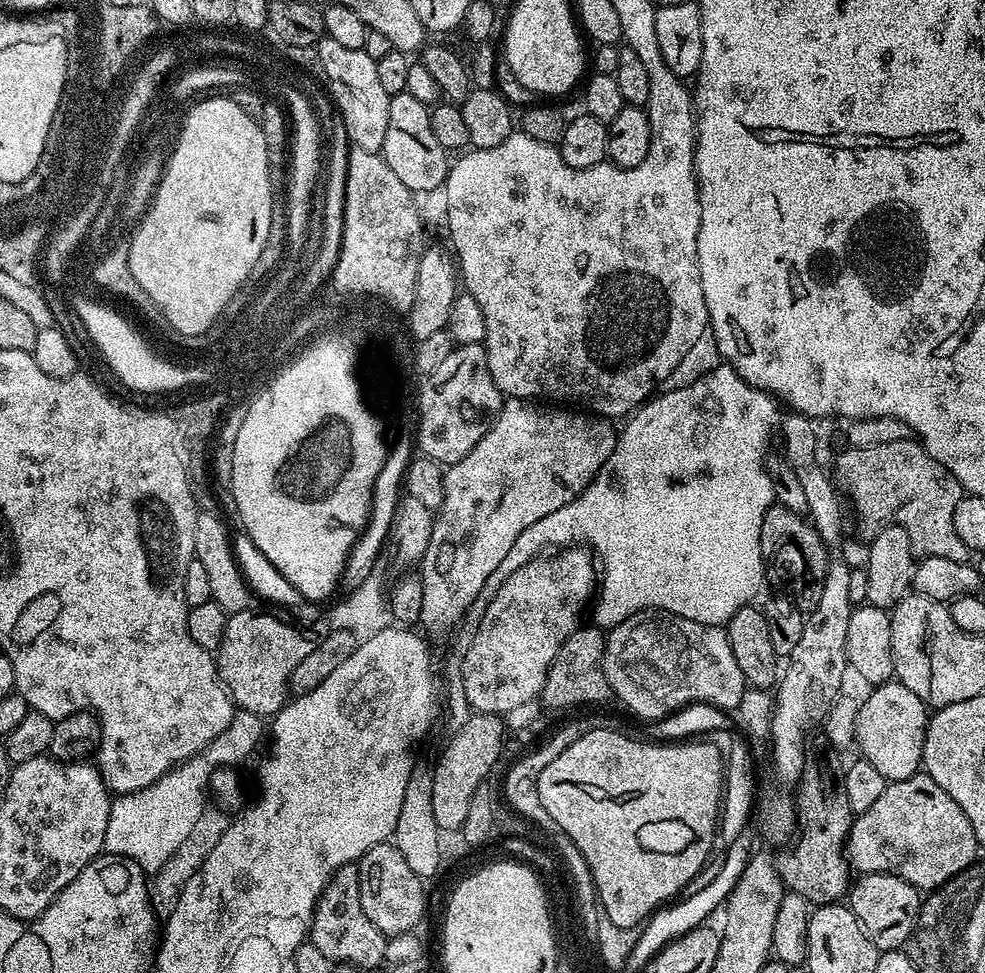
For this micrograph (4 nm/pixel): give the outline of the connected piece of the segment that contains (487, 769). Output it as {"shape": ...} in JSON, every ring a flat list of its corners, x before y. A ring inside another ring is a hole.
{"shape":[[477,712,469,721,451,733,448,745,440,752,432,768,432,785,434,786,434,822,438,822,441,833,459,833,466,822,470,802,474,799,474,790,489,779,492,767,504,748,505,721,499,715,490,712]]}

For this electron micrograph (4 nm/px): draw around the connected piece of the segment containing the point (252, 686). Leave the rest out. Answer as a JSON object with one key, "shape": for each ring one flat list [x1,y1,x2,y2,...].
{"shape":[[233,612,228,617,226,634,214,659,220,683,228,690,237,709,261,718,275,717,289,699,289,680,295,667,310,654,314,640,300,628,271,616,268,612]]}

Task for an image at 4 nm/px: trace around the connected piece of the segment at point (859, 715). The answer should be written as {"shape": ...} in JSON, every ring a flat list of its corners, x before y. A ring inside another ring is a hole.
{"shape":[[899,682,877,684,856,709,856,742,859,755,878,769,885,781,905,780,917,775,924,763,924,739,930,719,929,709,911,690]]}

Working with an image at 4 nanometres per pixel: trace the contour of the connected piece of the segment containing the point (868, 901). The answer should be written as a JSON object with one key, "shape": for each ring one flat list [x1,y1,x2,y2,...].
{"shape":[[869,872,861,875,846,895,846,907,858,918,862,930,881,952,894,952,913,939,922,901,921,893,910,882,891,872]]}

